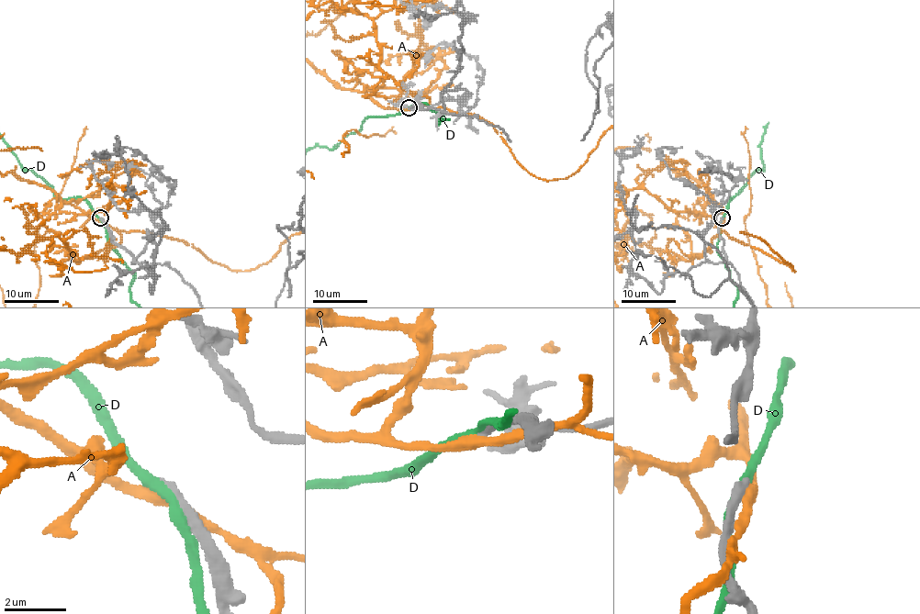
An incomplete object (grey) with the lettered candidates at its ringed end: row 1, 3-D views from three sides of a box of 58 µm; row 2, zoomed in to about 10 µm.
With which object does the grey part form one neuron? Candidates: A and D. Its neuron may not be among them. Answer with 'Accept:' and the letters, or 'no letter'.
Accept: no letter

